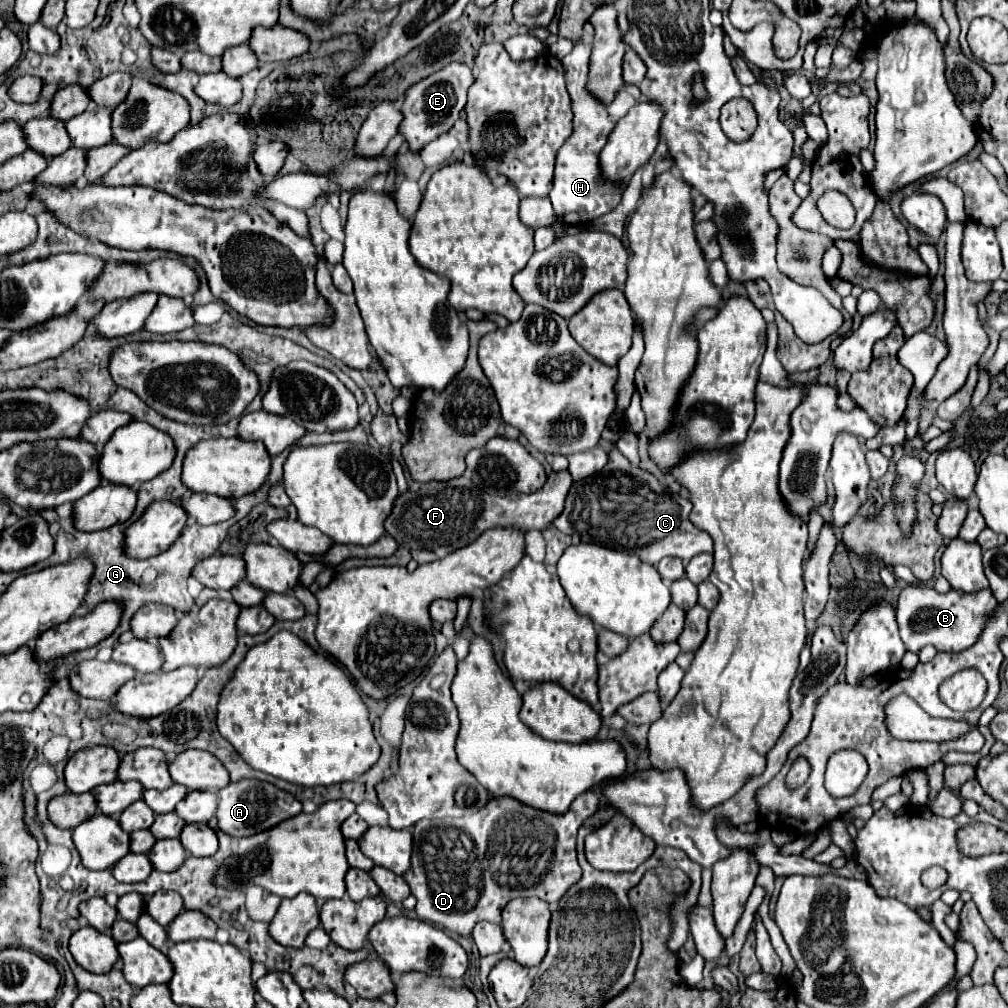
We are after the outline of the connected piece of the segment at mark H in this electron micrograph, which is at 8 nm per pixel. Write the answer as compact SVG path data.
M585 39L575 41L573 51L561 61L565 67L565 79L567 79L567 91L573 101L573 135L565 141L561 151L557 153L557 165L555 165L555 181L553 189L549 193L549 199L553 203L555 215L563 223L573 225L587 225L593 219L597 219L603 213L609 213L617 207L623 193L623 183L611 183L601 175L599 169L599 151L607 143L607 137L613 129L613 123L609 119L607 107L603 103L597 103L587 91L587 71L589 71L589 55L591 45L585 43Z

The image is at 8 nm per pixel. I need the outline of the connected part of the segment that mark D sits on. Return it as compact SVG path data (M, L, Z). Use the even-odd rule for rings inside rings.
M585 791L571 803L569 811L561 815L527 807L509 797L493 797L477 815L473 813L461 819L421 819L413 831L411 869L403 875L417 899L417 917L459 935L469 935L479 921L499 923L501 919L497 917L501 917L503 907L515 897L539 897L547 903L557 903L565 891L581 877L581 867L577 863L575 851L577 829L597 809L597 793ZM519 841L541 841L541 847L531 849L527 845L519 845Z

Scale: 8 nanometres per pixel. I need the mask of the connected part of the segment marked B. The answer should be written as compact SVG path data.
M909 585L901 591L897 601L897 623L899 635L905 647L913 653L919 653L921 647L933 643L937 651L963 651L971 647L985 627L985 621L997 611L999 603L993 599L991 589L983 589L977 593L949 591L939 595L935 589L925 585Z

